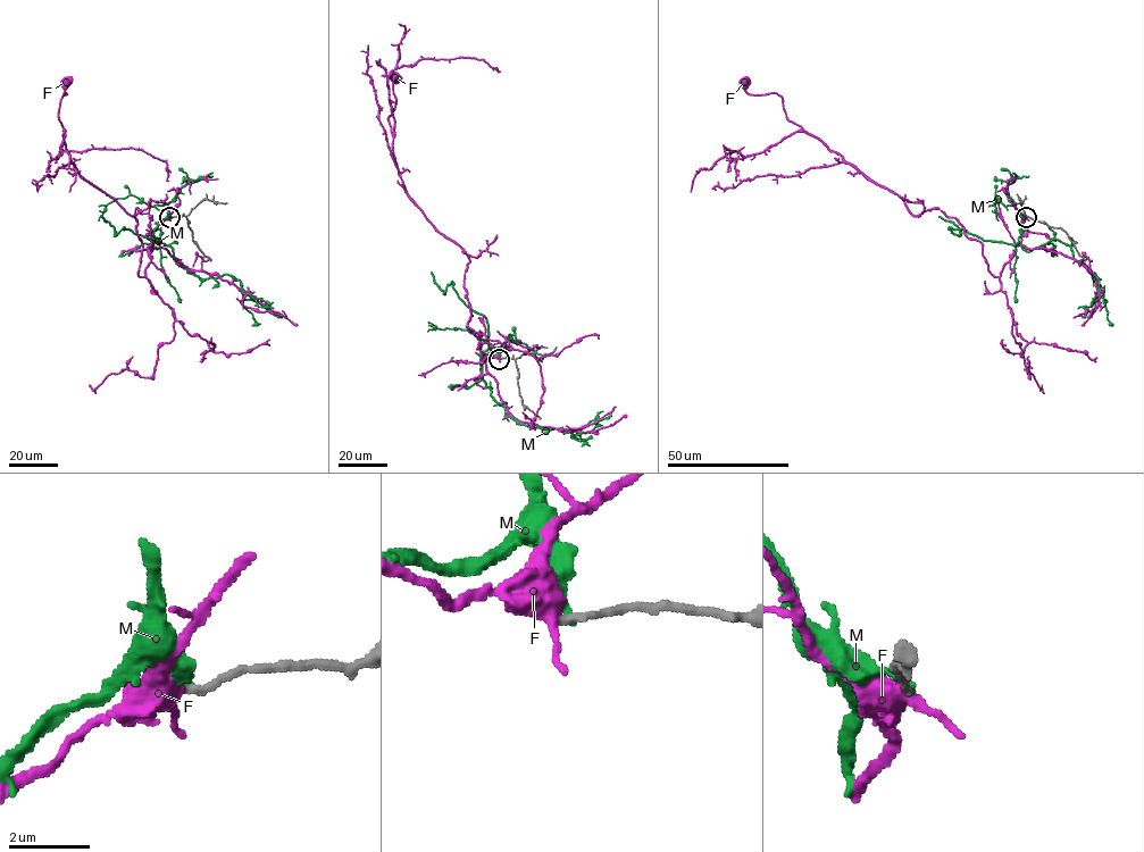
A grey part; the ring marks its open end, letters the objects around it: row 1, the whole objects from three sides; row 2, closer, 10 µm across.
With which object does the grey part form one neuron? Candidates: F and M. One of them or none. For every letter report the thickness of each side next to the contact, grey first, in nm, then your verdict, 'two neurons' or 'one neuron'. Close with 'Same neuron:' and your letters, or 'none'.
F: calibres 200 and 480 nm; two neurons
M: calibres 200 and 170 nm; two neurons
Same neuron: none

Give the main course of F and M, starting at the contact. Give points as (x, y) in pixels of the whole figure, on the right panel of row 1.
F: (1025, 218), (994, 276), (955, 218), (913, 215), (788, 119), (776, 93), (749, 94), (745, 82)
M: (1025, 217), (1020, 216), (1021, 247), (1032, 250), (1058, 239), (1093, 278), (1095, 274), (1100, 289), (1083, 317)

